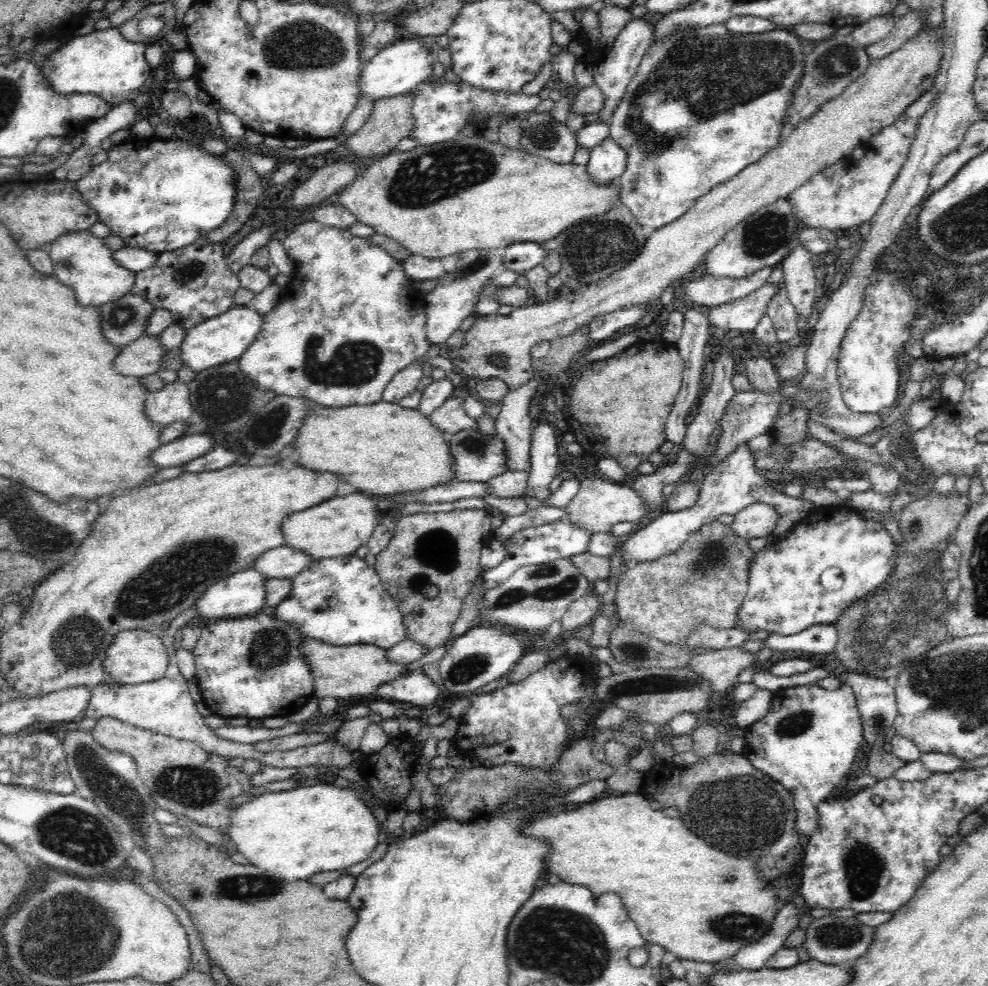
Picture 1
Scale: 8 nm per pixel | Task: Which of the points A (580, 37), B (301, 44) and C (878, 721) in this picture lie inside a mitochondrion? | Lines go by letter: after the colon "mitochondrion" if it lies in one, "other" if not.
A: other
B: mitochondrion
C: mitochondrion

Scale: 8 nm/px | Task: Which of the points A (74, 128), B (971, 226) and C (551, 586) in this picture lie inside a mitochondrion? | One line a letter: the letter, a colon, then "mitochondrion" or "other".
A: other
B: mitochondrion
C: mitochondrion

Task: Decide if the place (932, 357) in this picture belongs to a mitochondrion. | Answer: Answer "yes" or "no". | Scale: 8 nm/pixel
no

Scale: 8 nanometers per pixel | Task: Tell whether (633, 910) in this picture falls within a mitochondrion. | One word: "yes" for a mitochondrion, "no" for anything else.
no

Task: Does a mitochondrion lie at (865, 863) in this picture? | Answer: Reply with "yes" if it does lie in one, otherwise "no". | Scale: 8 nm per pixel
yes

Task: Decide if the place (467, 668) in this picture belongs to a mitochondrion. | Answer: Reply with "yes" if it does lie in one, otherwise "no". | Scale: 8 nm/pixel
yes

